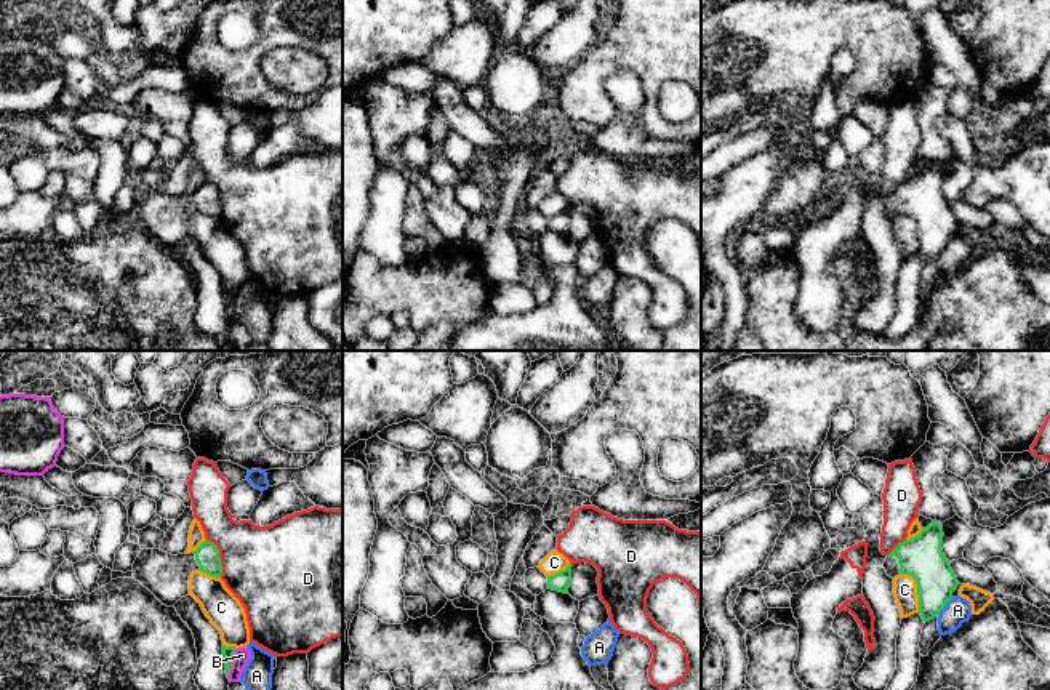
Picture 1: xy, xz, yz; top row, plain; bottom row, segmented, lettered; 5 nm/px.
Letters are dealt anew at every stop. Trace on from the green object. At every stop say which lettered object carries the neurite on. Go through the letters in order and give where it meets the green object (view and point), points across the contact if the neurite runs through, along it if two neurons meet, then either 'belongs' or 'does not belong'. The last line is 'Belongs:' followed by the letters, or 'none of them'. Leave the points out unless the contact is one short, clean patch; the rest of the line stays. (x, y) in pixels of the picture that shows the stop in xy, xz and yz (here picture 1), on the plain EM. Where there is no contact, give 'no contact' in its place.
A: meets green in yz at (945, 247); border along yz (953, 239), (938, 256); does not belong
B: meets green in xy at (231, 304); border along xy (237, 290), (228, 319); does not belong
C: meets green in yz at (917, 229); does not belong
D: meets green in xy at (218, 199); border along xy (207, 180), (218, 191), (221, 218); does not belong
Belongs: none of them

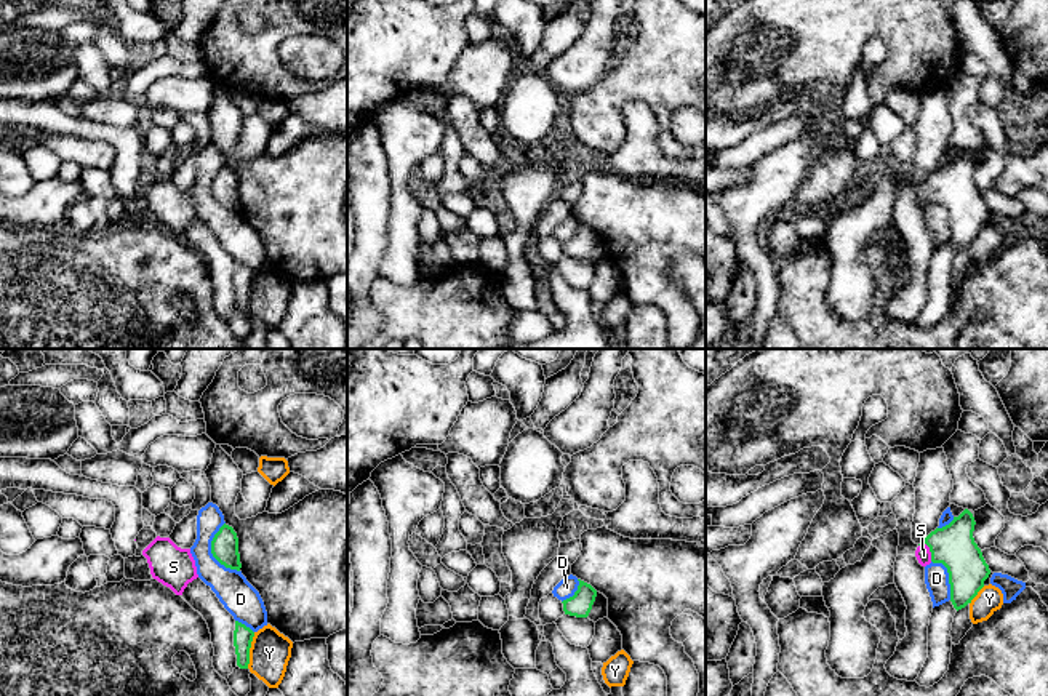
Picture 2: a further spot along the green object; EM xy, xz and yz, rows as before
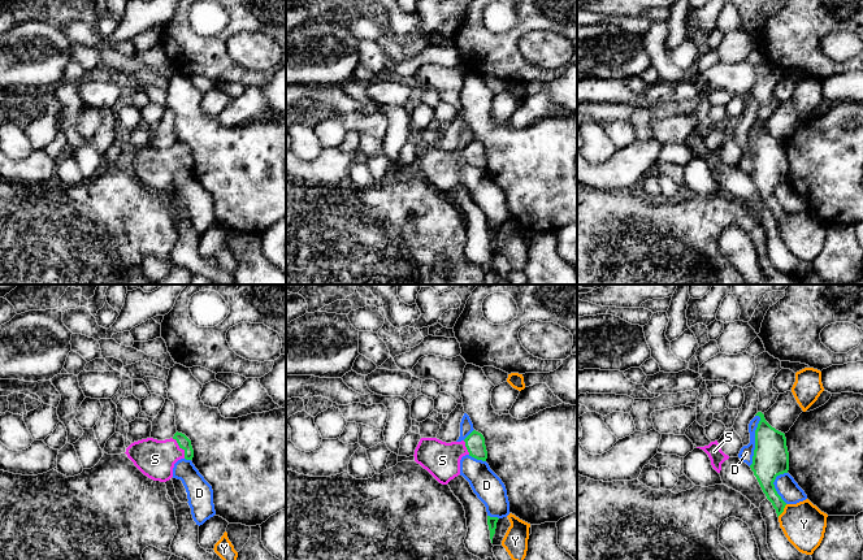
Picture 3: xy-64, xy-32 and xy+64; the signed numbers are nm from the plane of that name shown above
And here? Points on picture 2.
D: meets green in xy at (212, 194); does not belong
S: meets green in yz at (930, 191); runs through yz (954, 188), (930, 191), (924, 197); belongs
Y: meets green in xy at (248, 292); border along xy (255, 274), (250, 284), (250, 304), (247, 309); does not belong
Belongs: S

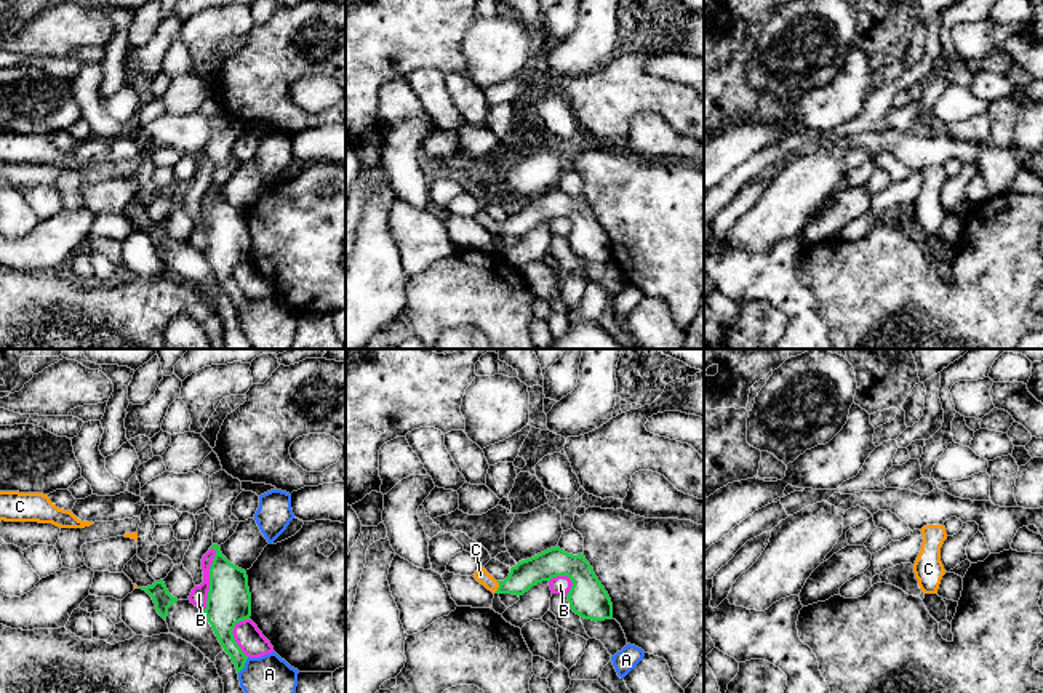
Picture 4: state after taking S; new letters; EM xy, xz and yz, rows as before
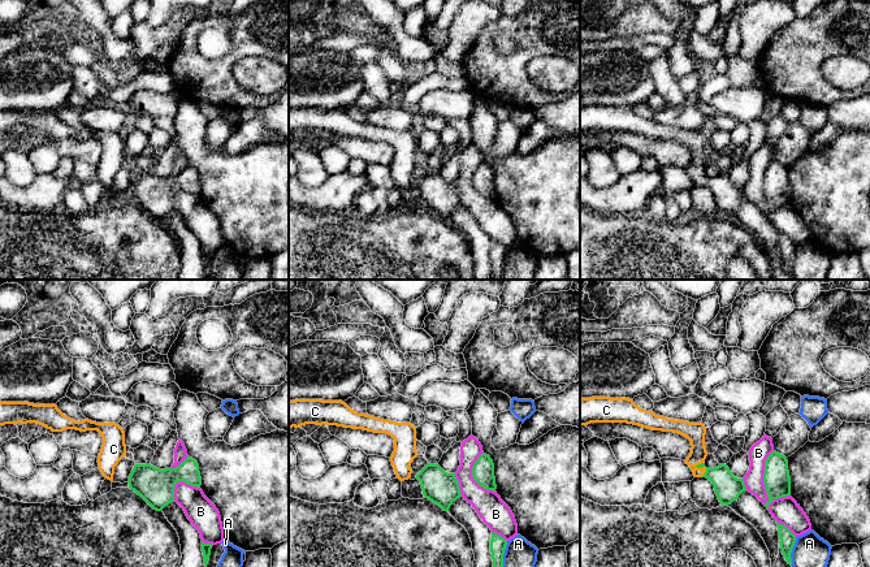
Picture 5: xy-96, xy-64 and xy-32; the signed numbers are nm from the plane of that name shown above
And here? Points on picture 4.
A: meets green in xy at (243, 308); border along xy (248, 300), (237, 314); does not belong
B: meets green in xy at (210, 221); does not belong
C: meets green in xz at (499, 228); runs through xz (543, 208), (499, 228), (480, 216); belongs
Belongs: C

